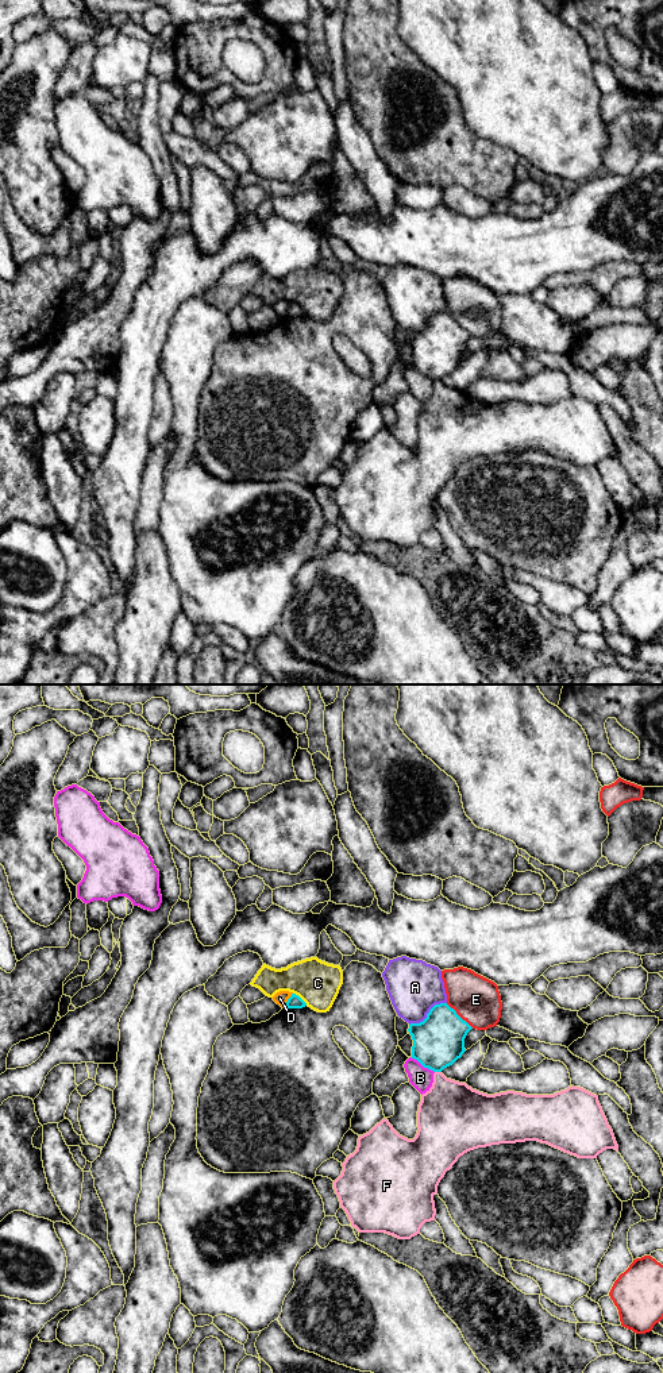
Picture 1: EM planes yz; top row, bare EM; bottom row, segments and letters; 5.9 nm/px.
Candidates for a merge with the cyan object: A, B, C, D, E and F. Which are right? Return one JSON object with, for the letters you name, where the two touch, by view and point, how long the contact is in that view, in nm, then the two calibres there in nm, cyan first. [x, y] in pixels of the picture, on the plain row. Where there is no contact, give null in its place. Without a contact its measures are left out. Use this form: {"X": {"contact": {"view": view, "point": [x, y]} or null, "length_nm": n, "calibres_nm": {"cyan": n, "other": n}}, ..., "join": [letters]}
{"join": []}

